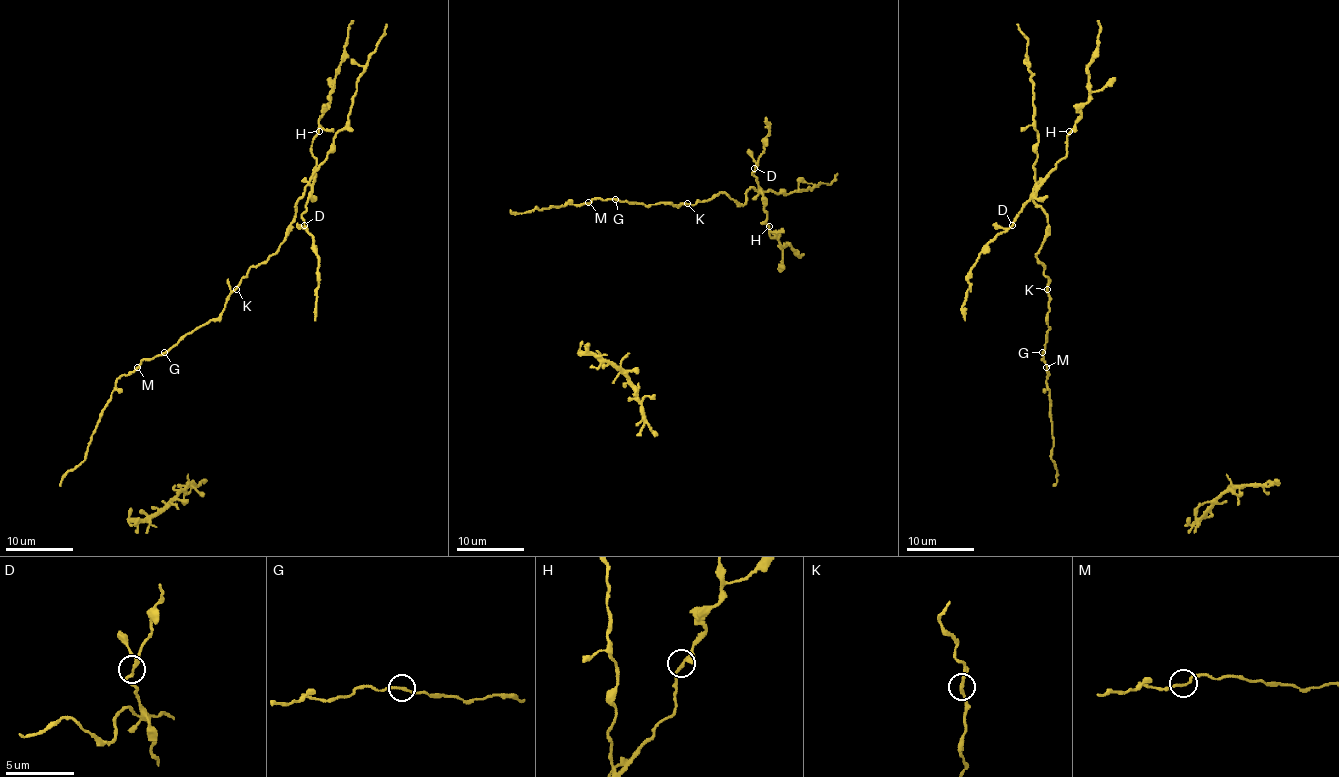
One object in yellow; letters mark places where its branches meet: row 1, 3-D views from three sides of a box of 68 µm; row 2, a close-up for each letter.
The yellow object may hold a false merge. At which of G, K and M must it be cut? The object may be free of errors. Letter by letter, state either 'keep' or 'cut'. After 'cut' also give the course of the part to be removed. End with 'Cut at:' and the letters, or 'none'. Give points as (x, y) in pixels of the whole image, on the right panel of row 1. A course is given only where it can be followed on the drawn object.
G: keep
K: cut; course (1047, 289), (1036, 254), (1047, 218), (1030, 196), (1066, 155), (1066, 138), (1088, 101), (1097, 21)
M: keep
Cut at: K

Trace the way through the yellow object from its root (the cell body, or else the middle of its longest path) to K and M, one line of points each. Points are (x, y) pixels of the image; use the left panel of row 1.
K: (166, 352), (188, 333), (215, 320), (226, 299), (236, 289)
M: (166, 352), (144, 359), (137, 367)

